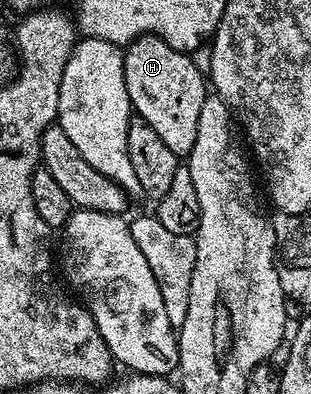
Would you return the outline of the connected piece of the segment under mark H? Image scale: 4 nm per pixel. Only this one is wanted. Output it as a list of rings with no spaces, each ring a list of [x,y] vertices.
[[[143,35],[123,48],[126,93],[130,93],[133,112],[162,137],[177,157],[187,157],[198,137],[198,117],[206,94],[206,75],[196,68],[191,54],[170,49],[157,35]]]

